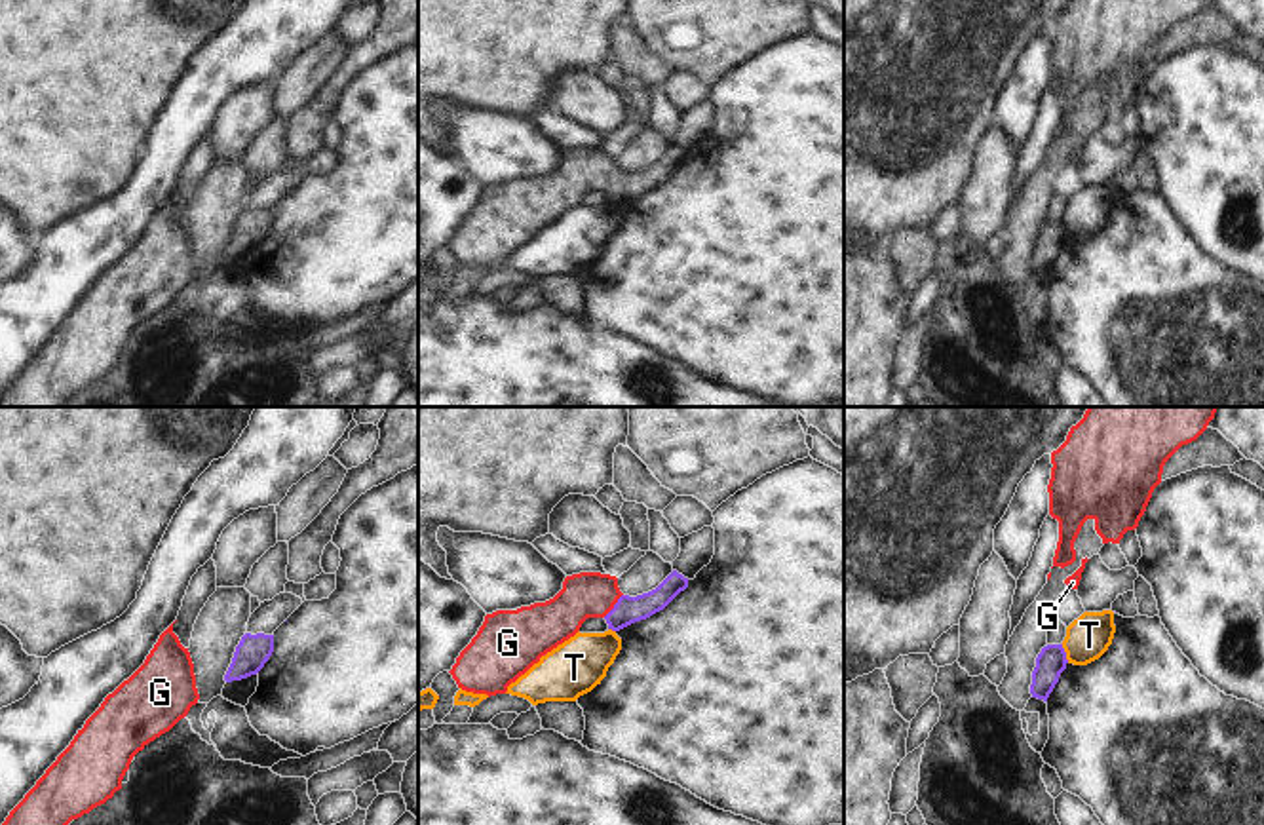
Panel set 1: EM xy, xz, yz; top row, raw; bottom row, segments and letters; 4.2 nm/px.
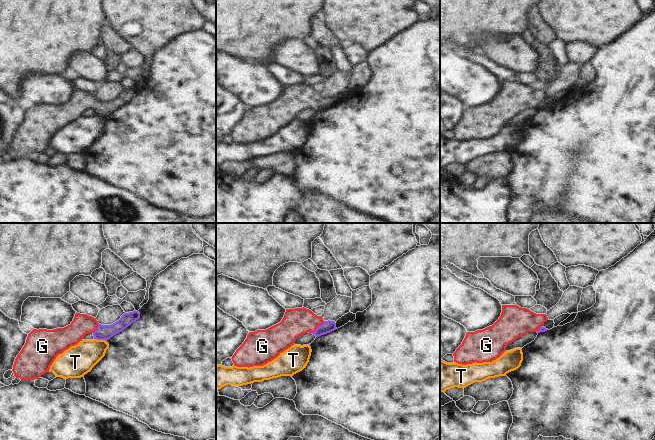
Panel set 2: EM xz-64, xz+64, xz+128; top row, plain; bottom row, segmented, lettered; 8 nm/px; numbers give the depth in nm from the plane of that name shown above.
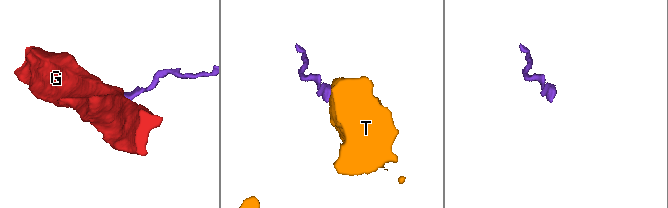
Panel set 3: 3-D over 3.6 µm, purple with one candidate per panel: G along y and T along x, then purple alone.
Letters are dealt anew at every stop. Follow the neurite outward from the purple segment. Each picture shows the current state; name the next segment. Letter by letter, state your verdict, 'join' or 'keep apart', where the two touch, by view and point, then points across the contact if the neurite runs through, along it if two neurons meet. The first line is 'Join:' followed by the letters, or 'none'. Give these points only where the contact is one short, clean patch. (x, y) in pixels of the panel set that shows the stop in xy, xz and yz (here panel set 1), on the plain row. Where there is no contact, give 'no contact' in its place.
Join: G
G: join; contact xz (614, 179); way xz (628, 185), (614, 179), (597, 170), (584, 170)
T: keep apart; contact yz (1065, 229); border yz (1061, 219), (1069, 236)

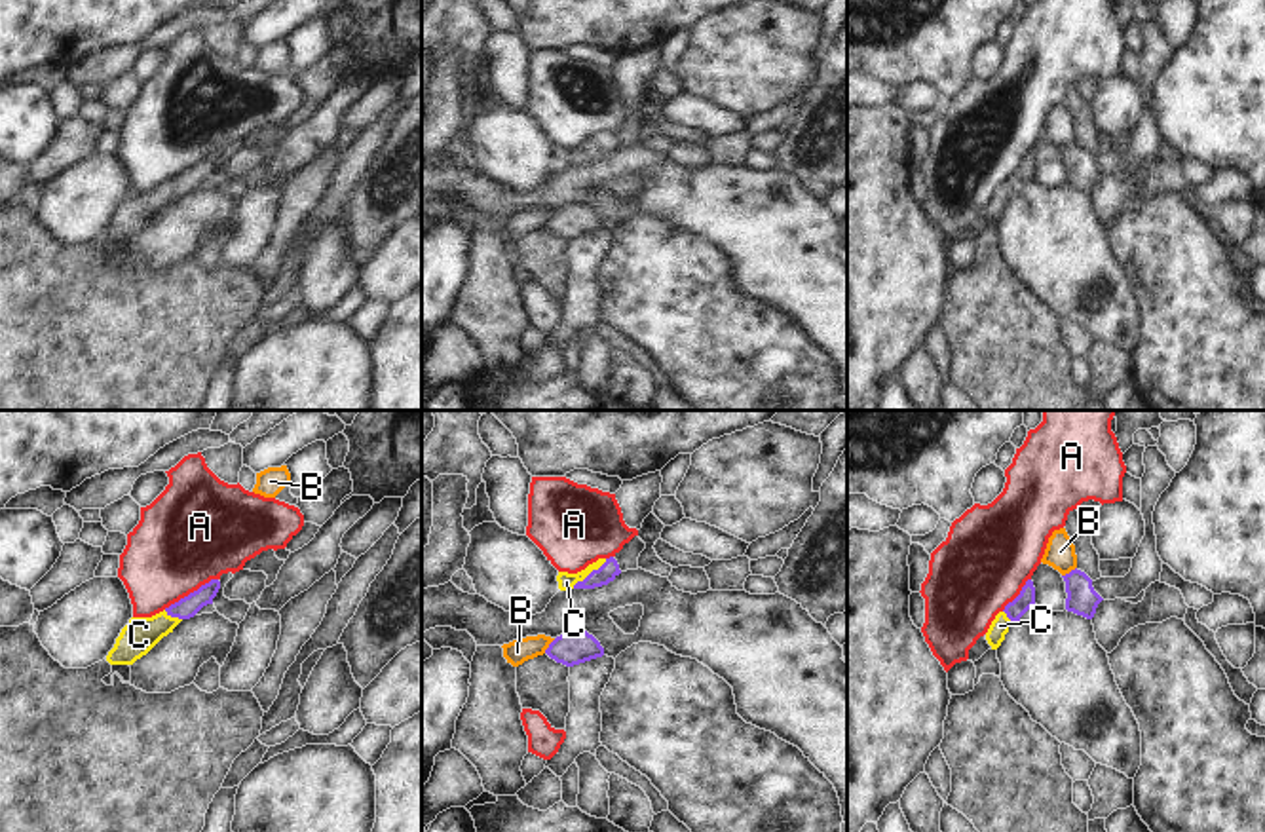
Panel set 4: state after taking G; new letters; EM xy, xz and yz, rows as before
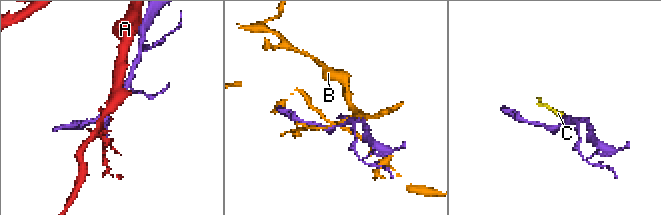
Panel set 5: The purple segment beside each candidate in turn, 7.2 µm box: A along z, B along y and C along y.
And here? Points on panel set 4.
Join: C
A: keep apart; contact xy (190, 168)
B: keep apart; contact xz (549, 221)
C: join; contact xz (591, 147); way xz (610, 143), (591, 147), (584, 154), (566, 156)

